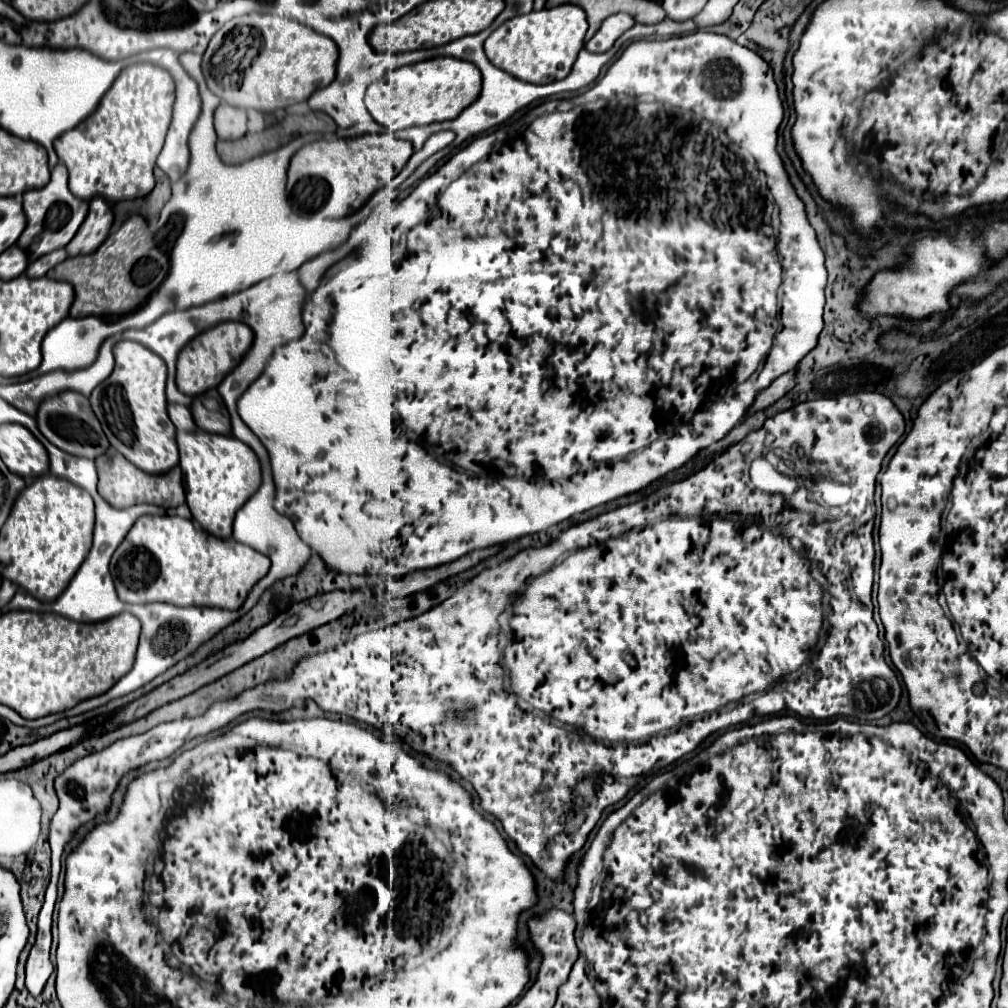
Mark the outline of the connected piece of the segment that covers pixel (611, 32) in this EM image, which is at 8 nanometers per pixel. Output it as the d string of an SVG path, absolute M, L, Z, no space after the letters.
M618 13L618 15L610 15L608 19L604 19L602 27L596 31L596 35L586 43L586 49L592 53L604 53L608 51L614 41L628 31L634 25L634 19L626 13Z

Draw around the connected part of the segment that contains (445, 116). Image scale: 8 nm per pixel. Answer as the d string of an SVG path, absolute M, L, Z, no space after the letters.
M434 57L414 65L404 65L386 73L366 91L366 107L370 115L388 131L400 131L414 125L430 125L436 121L456 119L482 89L480 71L462 59Z

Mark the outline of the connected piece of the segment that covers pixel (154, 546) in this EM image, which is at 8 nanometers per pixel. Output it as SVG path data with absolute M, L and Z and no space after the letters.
M144 515L110 561L116 593L124 603L174 603L180 607L240 609L250 589L268 573L270 559L234 539L210 537L182 517Z

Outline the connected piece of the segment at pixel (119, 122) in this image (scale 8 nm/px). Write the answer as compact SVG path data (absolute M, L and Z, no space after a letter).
M152 63L126 67L90 119L54 141L54 149L70 173L70 191L84 201L92 197L106 197L108 201L146 197L154 189L152 169L172 121L172 105L174 81L166 69Z

